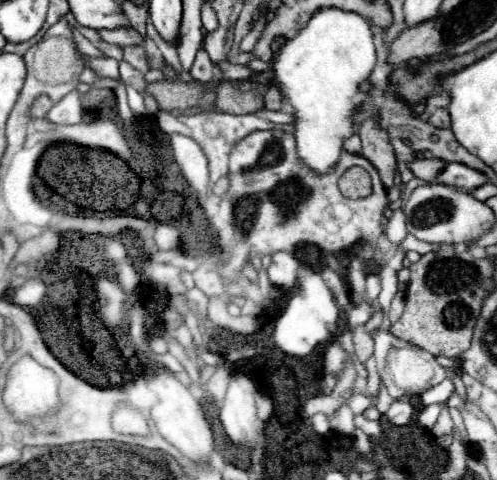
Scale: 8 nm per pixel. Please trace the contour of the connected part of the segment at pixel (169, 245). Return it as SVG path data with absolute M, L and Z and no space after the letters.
M161 223L155 231L155 241L159 249L175 249L179 245L179 231L169 223Z

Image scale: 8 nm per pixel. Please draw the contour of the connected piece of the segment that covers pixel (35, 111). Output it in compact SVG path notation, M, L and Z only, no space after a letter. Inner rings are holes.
M47 95L37 97L37 99L31 103L31 107L29 107L29 119L33 121L33 119L43 119L43 117L47 117L47 113L49 113L51 107L53 107L53 103L51 103L51 99L49 99Z

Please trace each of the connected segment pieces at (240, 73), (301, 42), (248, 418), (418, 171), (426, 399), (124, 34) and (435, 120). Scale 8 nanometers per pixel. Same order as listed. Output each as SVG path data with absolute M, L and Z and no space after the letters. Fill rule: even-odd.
M223 61L219 67L221 67L221 73L223 73L227 79L231 79L231 81L237 81L237 79L241 81L241 79L247 79L247 77L253 75L251 69L241 67L241 65L233 65L233 63L229 63L229 61Z
M335 7L317 11L307 21L307 25L301 27L291 39L287 39L273 55L269 69L275 75L283 101L293 107L293 117L295 117L293 135L297 143L297 157L313 173L319 175L331 173L331 169L335 169L335 165L339 163L345 139L349 139L355 133L353 115L361 111L359 85L369 79L373 67L375 67L375 45L373 45L373 33L369 21L359 13L343 11Z
M231 375L219 415L231 441L247 445L249 449L255 449L261 435L261 421L255 413L255 393L255 383L247 375Z
M435 157L433 159L415 159L415 161L409 163L411 171L415 173L415 177L419 177L423 181L433 181L441 173L443 165L445 165L445 161L443 159L435 159Z
M447 377L445 381L441 381L439 385L431 387L427 393L421 395L421 405L431 405L431 403L443 403L449 399L449 395L455 391L453 381Z
M131 25L127 27L117 27L117 29L99 29L97 31L99 37L111 45L119 45L119 47L137 47L137 45L145 45L145 35L141 35L137 29L133 29Z
M443 107L443 109L437 109L437 111L431 115L429 123L433 123L435 127L449 127L449 125L451 125L451 117L449 117L447 109Z

